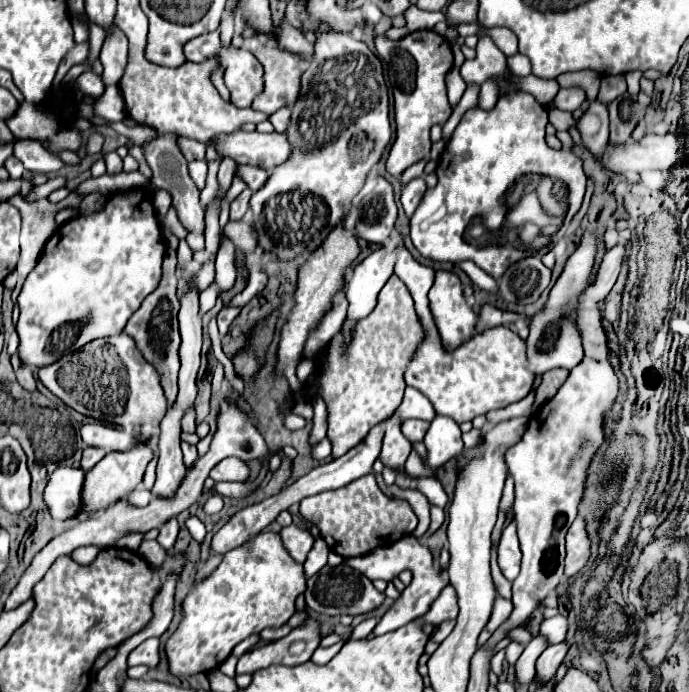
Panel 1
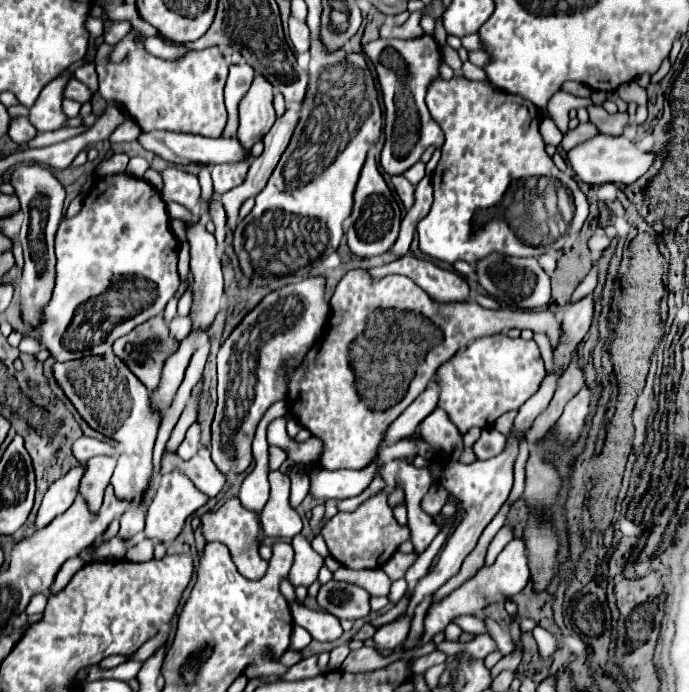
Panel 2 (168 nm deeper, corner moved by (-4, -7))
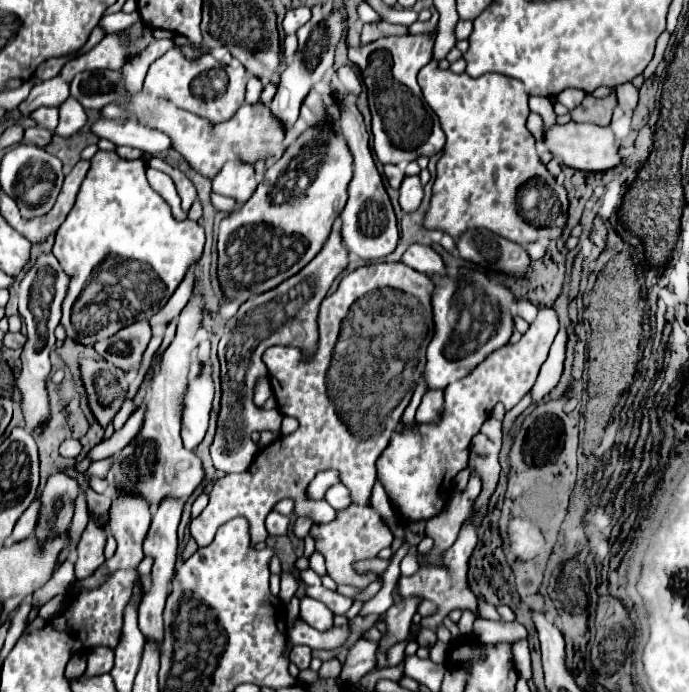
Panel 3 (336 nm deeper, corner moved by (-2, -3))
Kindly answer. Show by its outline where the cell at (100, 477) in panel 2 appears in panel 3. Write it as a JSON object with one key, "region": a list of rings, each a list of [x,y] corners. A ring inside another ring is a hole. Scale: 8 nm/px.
{"region":[[[90,518],[78,544],[78,560],[74,564],[76,580],[92,576],[92,572],[104,562],[104,544],[106,544],[104,524],[98,518]]]}

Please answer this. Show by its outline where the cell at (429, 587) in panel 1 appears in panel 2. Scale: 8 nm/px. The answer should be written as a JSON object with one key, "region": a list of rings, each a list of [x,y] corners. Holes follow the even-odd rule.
{"region":[[[404,612],[394,622],[378,628],[374,634],[374,642],[382,648],[388,648],[388,650],[398,648],[406,640],[406,636],[410,632],[410,624],[412,624],[412,614]]]}

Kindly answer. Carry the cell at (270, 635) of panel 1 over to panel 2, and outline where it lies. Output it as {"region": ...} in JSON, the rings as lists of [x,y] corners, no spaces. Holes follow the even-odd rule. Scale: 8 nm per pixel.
{"region":[[[296,626],[294,632],[292,632],[292,640],[290,640],[290,648],[292,650],[302,650],[306,648],[306,644],[312,640],[312,636],[302,628],[302,626]]]}

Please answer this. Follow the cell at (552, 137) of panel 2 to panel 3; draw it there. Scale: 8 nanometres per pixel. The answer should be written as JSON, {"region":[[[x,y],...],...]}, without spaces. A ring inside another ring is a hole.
{"region":[[[530,112],[530,116],[528,116],[528,130],[536,136],[536,140],[538,140],[538,142],[542,142],[542,128],[544,128],[542,118],[540,118],[538,114]]]}

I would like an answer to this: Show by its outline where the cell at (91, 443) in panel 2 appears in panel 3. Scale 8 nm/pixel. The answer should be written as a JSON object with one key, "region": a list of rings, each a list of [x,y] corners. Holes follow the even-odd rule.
{"region":[[[74,438],[64,440],[64,442],[60,444],[60,456],[64,456],[64,458],[76,458],[76,456],[80,454],[80,450],[82,450],[82,446],[80,446],[80,442],[74,440]]]}

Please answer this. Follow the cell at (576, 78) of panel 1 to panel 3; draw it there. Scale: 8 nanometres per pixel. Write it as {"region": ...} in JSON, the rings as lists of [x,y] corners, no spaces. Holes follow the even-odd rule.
{"region":[[[610,92],[604,98],[586,96],[578,108],[570,110],[570,116],[574,122],[590,122],[596,126],[608,126],[614,106],[616,106],[616,94],[614,92]]]}

